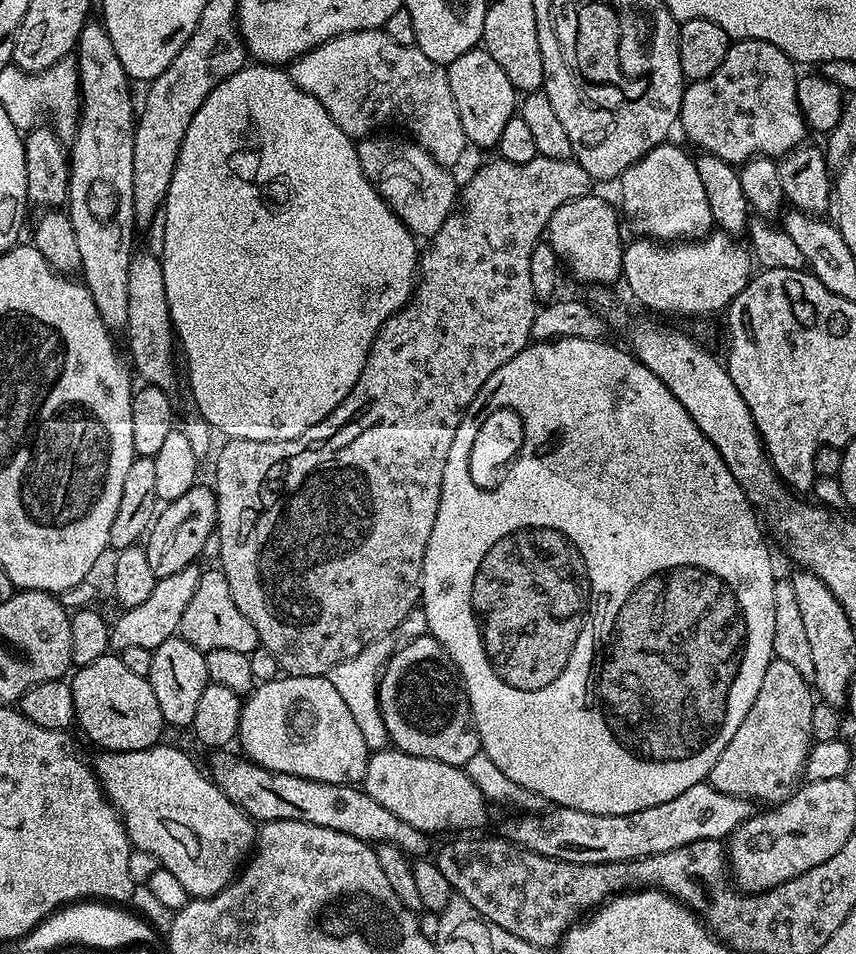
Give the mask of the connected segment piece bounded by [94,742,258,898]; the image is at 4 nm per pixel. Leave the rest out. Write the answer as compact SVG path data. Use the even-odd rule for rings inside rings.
M167 742L155 744L152 748L146 750L138 750L137 752L105 752L103 750L95 753L94 771L100 780L100 787L103 788L105 796L111 804L116 807L116 813L120 815L120 820L124 824L124 829L128 831L128 841L131 842L133 849L145 851L157 860L159 867L165 872L168 871L182 887L189 893L192 898L207 898L218 894L226 885L231 884L241 871L242 865L249 859L250 853L253 851L258 835L257 825L251 816L246 815L244 811L234 802L230 802L230 798L226 798L226 794L215 784L207 775L200 773L200 768L183 752L180 748L171 748Z

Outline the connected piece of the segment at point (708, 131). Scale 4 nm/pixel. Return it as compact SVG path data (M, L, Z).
M737 40L729 43L726 58L722 58L722 66L718 66L714 74L691 81L685 87L679 127L684 127L689 142L697 144L700 152L713 152L733 166L745 164L758 155L783 158L805 143L806 125L798 106L797 79L797 65L785 52L778 50L778 46L770 46L770 42L761 40Z

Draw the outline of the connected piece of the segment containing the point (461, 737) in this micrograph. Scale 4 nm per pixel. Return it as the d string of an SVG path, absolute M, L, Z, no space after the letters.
M430 634L416 636L393 651L380 674L380 713L388 739L418 758L466 766L481 751L468 697L446 650Z

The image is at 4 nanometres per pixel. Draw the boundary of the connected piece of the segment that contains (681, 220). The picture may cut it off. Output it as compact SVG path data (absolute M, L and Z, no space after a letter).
M665 142L651 148L641 160L635 160L625 172L620 173L619 207L623 219L627 223L629 220L641 237L661 242L703 240L714 228L710 202L706 202L706 186L702 186L702 178L698 178L695 159L672 143Z

